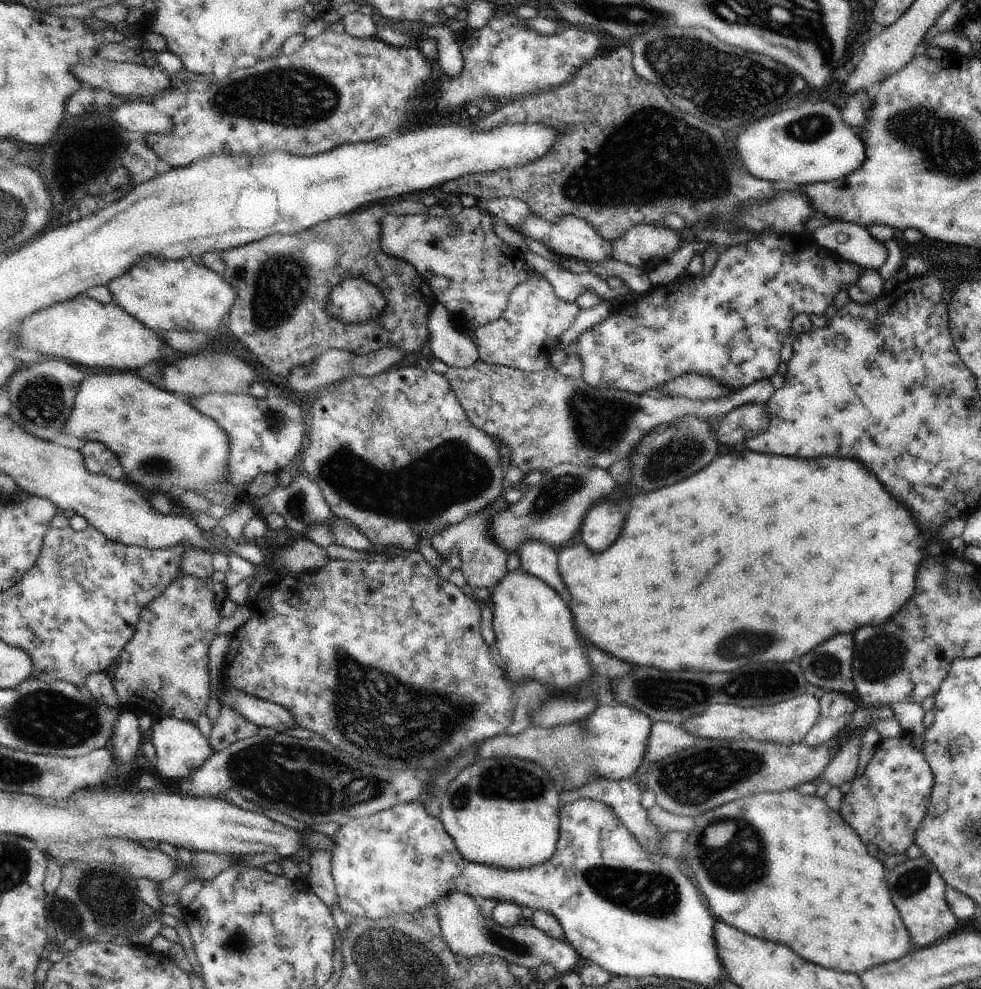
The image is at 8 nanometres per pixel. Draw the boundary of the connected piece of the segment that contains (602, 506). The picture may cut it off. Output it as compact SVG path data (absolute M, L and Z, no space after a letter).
M602 500L590 508L580 529L580 538L592 552L608 550L622 532L622 513L619 502Z

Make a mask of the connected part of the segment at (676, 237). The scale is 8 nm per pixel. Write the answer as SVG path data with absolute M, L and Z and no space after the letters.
M637 224L627 230L622 236L617 239L612 239L612 258L638 266L649 273L654 270L662 260L670 257L673 252L678 249L680 242L680 232L667 228L664 224Z

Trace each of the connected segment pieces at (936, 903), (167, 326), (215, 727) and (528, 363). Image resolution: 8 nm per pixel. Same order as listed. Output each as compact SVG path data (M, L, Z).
M925 854L915 859L908 858L892 870L892 874L888 878L890 894L892 894L892 898L896 898L892 902L900 910L902 920L904 920L906 928L910 930L910 936L916 946L934 944L958 927L958 919L952 914L952 910L944 898L947 887L938 869Z
M192 258L142 260L124 276L108 284L114 304L151 329L212 332L224 330L227 315L236 302L236 290L221 274Z
M220 704L220 707L219 716L212 724L208 738L215 751L224 750L237 740L258 735L259 726L246 720L242 714L238 714L238 710L226 704Z
M534 272L526 282L520 282L509 296L502 316L474 330L479 359L491 365L504 365L526 372L544 370L550 365L550 356L558 347L564 331L574 323L580 312L577 302L566 302L554 294L552 284L540 273Z

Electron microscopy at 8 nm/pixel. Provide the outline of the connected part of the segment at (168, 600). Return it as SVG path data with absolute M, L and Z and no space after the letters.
M188 574L180 575L164 592L142 609L132 640L124 647L120 660L112 669L112 679L116 694L126 708L143 708L148 714L152 706L152 718L174 716L184 722L193 722L206 714L208 697L208 650L212 640L218 635L218 624L222 622L222 604L227 599L228 587L212 578L194 578Z

